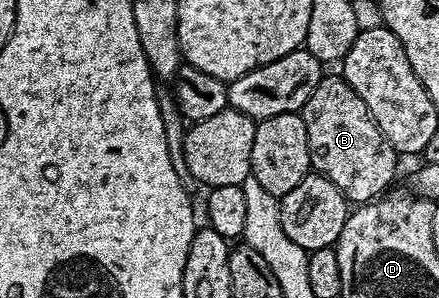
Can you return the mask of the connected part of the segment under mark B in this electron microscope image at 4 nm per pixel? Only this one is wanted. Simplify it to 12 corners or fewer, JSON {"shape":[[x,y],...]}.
{"shape":[[343,74],[310,93],[311,170],[349,204],[389,190],[398,152]]}

